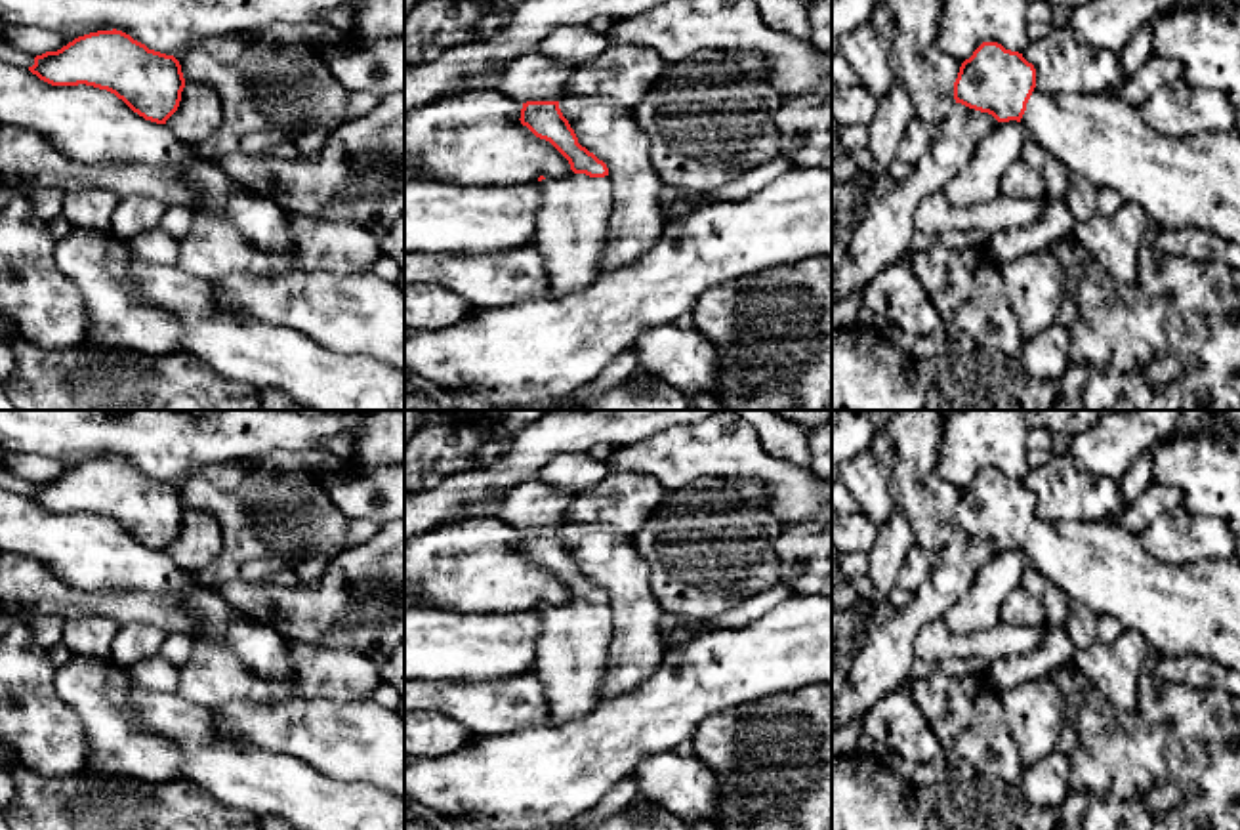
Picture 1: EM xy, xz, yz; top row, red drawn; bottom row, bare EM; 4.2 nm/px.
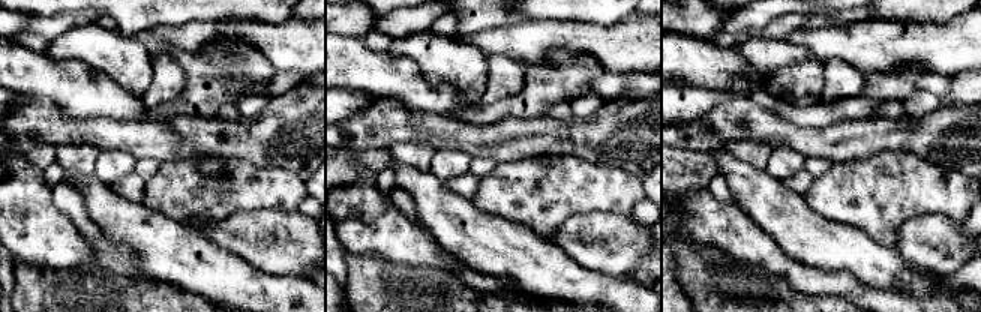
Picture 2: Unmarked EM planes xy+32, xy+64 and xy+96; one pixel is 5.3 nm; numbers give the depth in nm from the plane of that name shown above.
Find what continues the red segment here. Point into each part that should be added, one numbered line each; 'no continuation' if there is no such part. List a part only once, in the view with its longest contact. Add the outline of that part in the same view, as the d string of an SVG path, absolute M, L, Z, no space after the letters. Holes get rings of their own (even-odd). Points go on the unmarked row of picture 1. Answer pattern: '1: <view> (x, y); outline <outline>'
1: xz (571, 655); outline M574 601L538 609L542 633L532 674L544 687L551 725L565 725L593 714L607 674L612 637L610 605Z

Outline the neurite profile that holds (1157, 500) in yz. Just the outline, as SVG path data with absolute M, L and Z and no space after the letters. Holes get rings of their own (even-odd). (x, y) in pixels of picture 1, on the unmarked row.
M1152 485L1120 513L1118 525L1141 534L1154 519L1183 506L1183 494L1175 487Z

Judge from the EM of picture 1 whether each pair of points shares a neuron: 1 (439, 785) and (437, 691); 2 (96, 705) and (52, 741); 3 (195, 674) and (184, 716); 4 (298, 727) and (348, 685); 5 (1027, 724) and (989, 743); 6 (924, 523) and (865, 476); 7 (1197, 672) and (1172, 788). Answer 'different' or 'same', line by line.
1: different
2: different
3: different
4: different
5: different
6: different
7: different

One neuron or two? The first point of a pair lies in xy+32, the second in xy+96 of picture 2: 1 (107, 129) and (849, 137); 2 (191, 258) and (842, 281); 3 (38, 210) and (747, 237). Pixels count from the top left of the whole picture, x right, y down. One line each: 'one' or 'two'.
1: one
2: two
3: one

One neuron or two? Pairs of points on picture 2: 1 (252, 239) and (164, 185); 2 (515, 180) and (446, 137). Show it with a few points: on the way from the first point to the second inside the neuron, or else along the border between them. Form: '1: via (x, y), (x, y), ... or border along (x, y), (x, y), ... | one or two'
1: border along (255, 209), (233, 212), (218, 221), (186, 221) | two
2: border along (531, 156), (500, 161), (497, 164) | two

